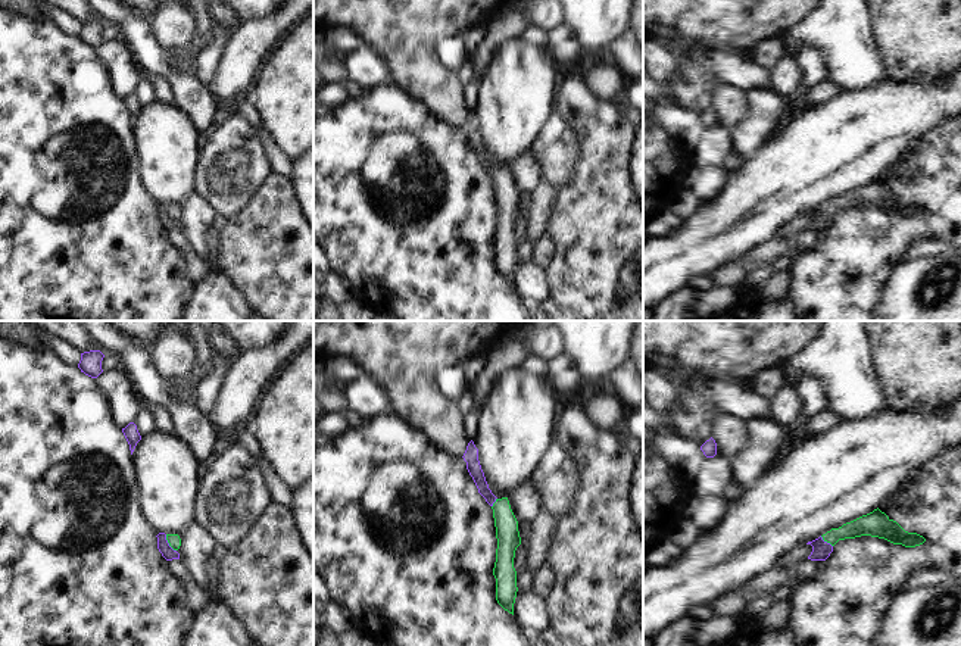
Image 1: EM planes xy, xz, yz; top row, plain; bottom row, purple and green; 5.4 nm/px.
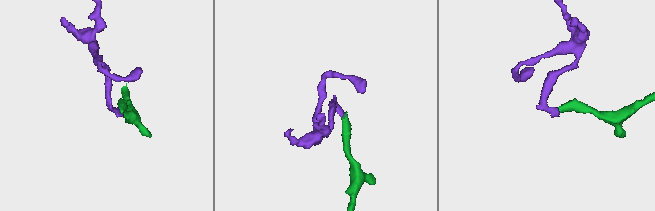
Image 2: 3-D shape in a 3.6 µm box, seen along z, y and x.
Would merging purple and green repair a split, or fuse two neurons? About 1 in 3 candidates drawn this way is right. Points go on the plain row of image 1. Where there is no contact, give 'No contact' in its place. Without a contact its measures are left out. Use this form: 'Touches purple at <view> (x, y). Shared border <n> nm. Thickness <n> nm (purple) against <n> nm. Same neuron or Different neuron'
Touches purple at xy (168, 214). Shared border 110 nm. Thickness 70 nm (purple) against 70 nm. Different neuron

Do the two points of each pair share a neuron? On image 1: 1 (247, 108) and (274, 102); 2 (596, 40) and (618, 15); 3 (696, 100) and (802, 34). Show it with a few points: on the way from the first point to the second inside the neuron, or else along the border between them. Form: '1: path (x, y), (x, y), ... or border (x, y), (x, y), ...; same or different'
1: border (247, 96), (264, 127); different
2: path (599, 34), (612, 21); same
3: border (807, 15), (782, 38); different

